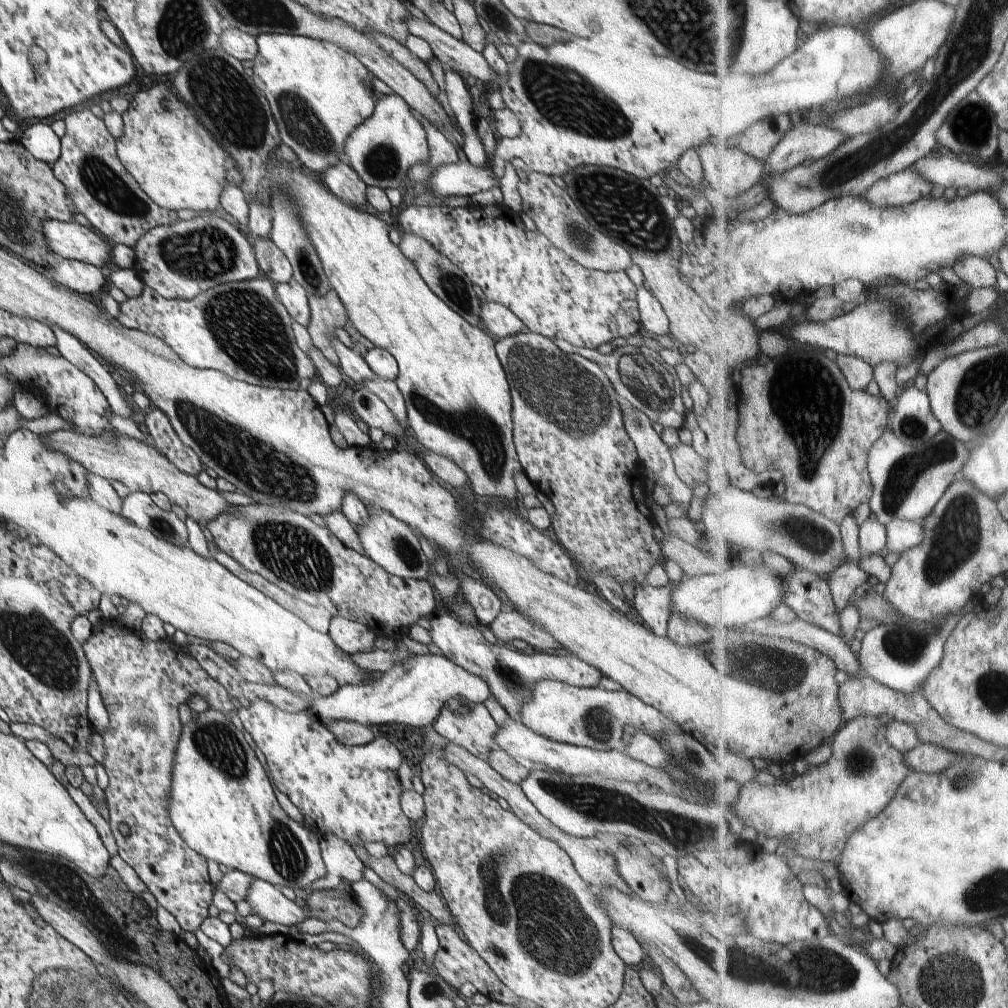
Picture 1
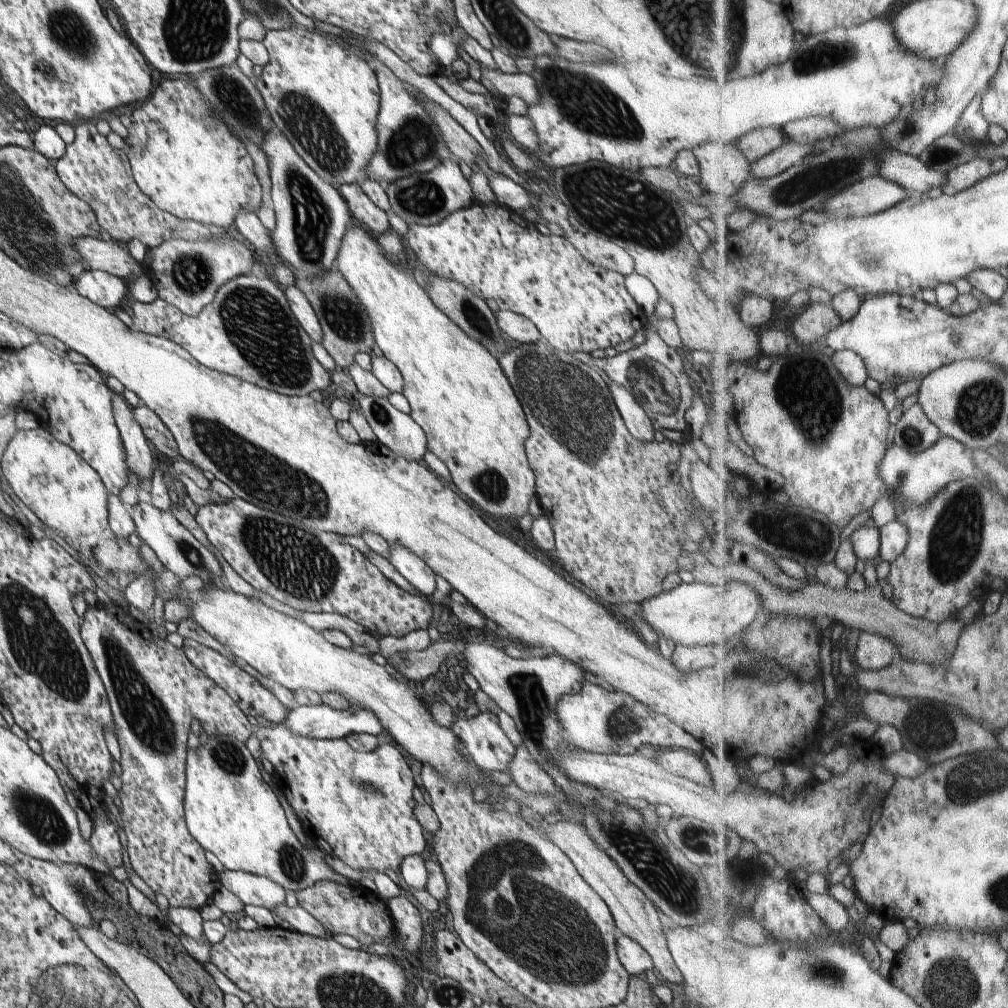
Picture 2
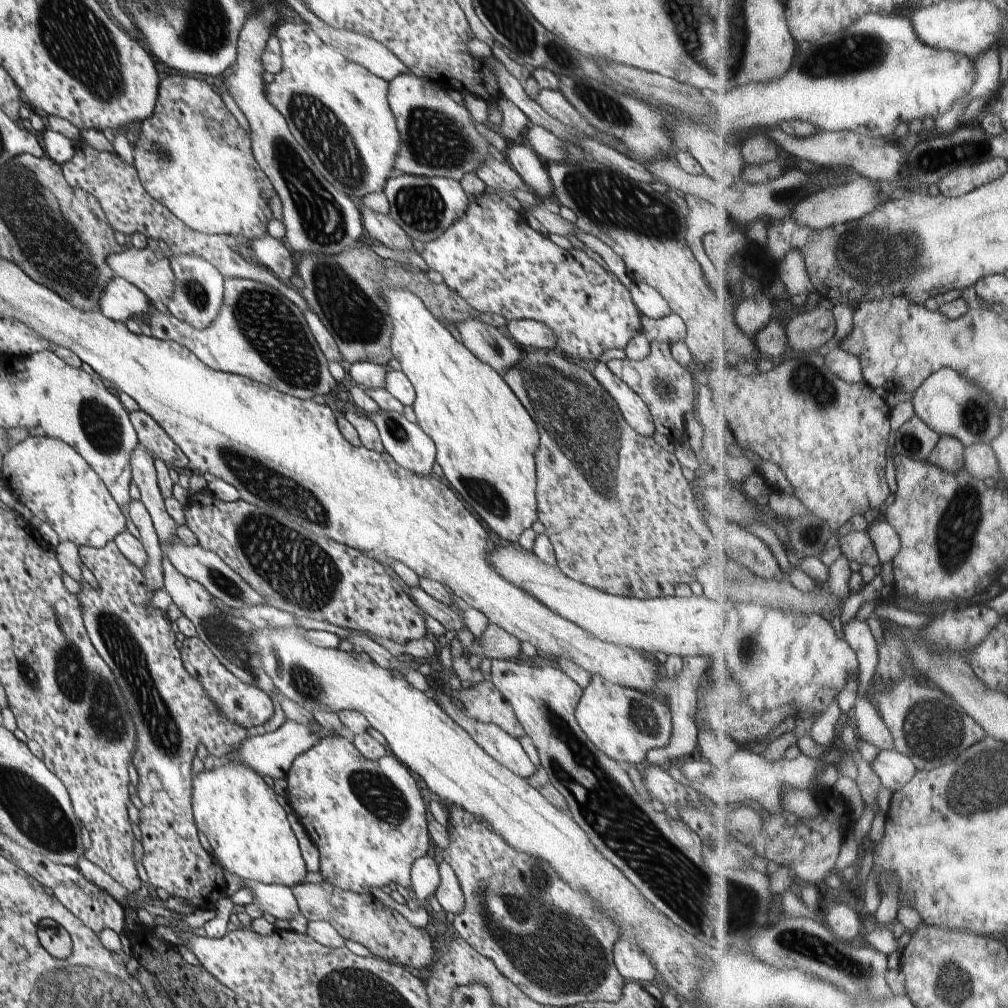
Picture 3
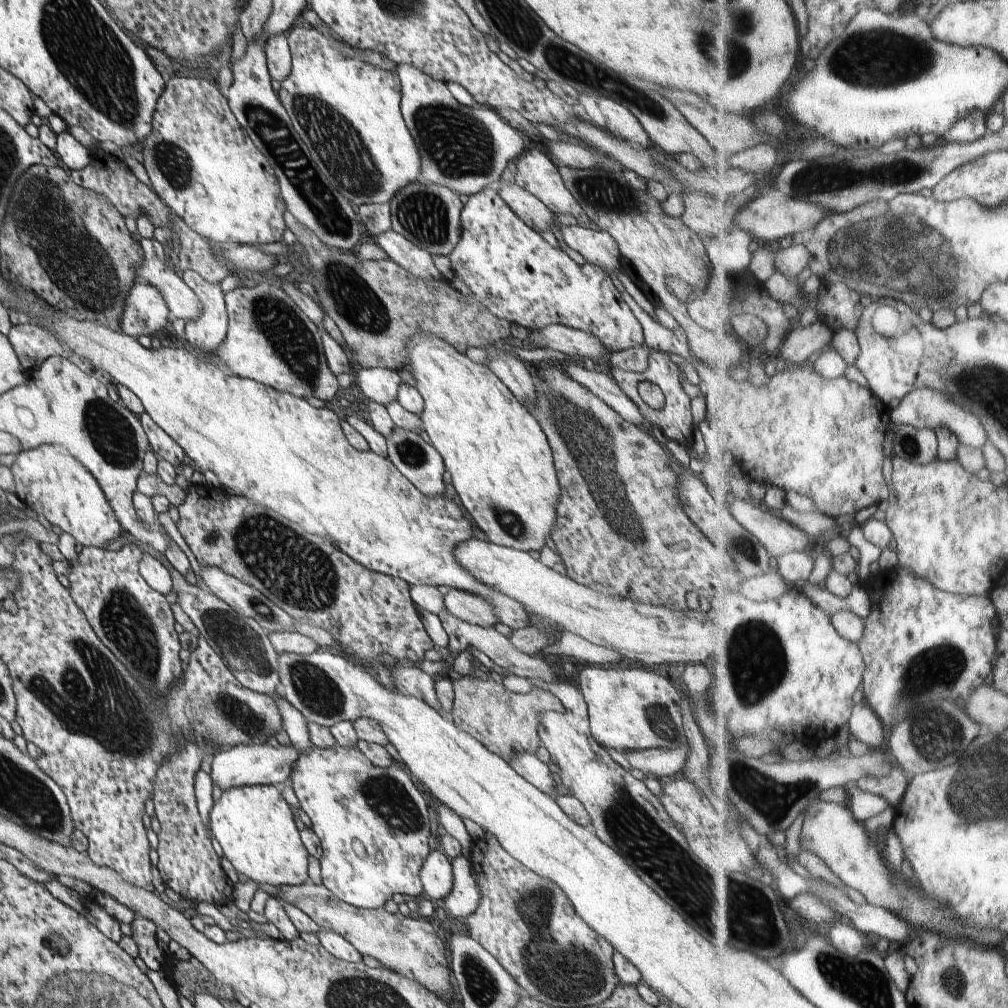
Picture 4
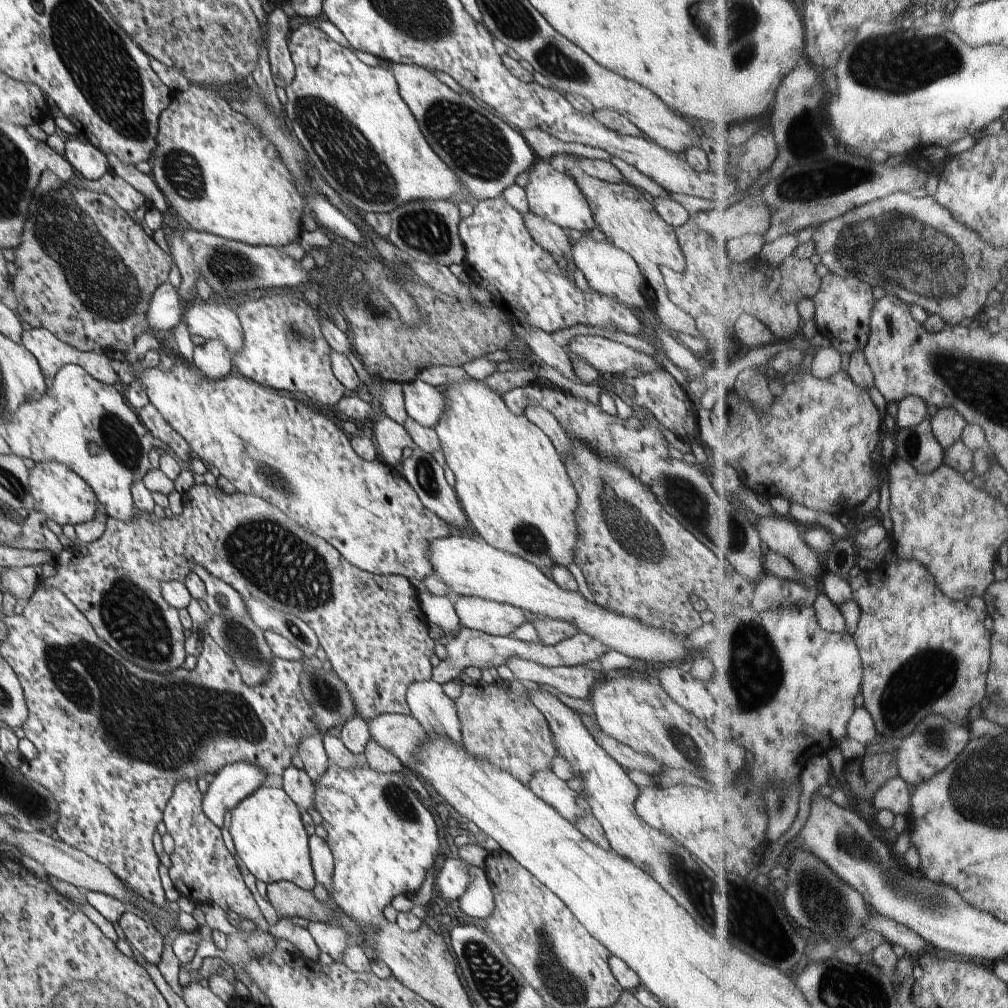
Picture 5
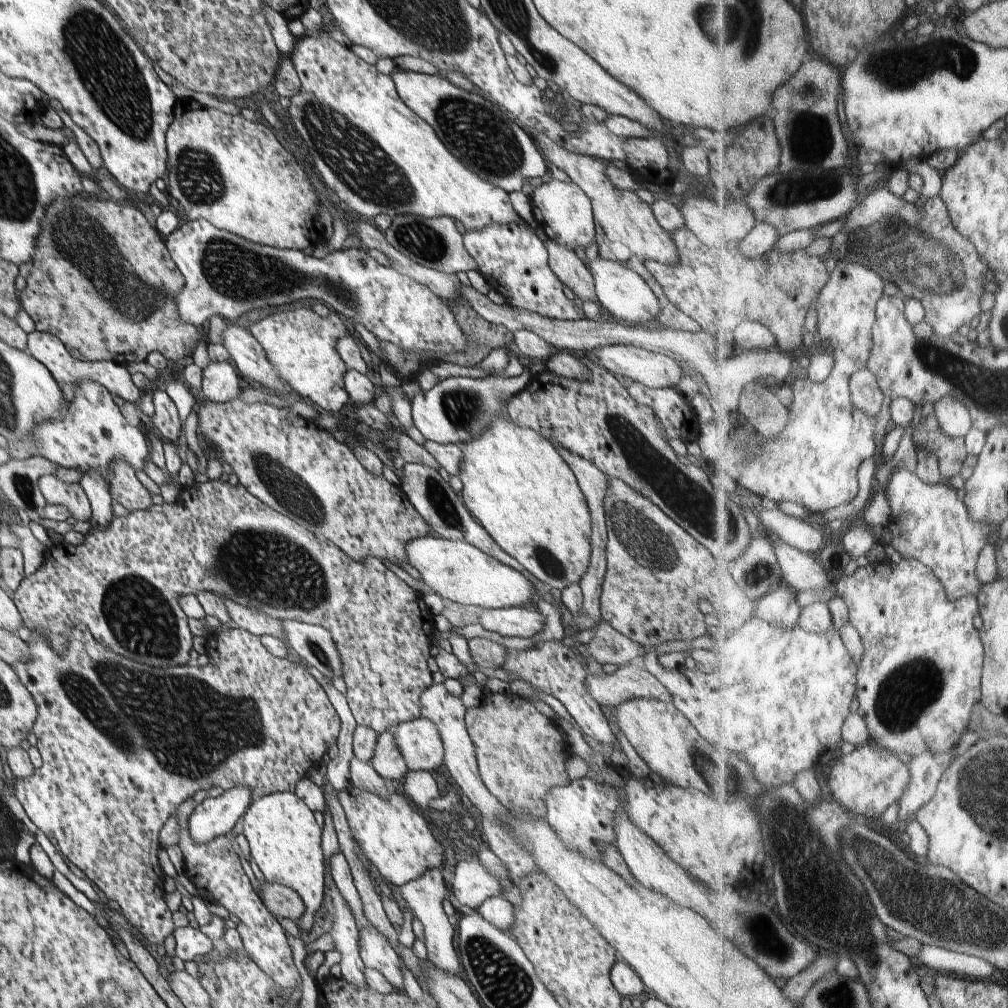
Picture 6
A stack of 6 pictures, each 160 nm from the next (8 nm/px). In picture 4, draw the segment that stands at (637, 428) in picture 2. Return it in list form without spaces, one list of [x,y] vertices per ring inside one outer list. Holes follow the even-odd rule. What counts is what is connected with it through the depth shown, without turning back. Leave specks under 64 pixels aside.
[[[570,363],[563,365],[562,368],[578,384],[585,386],[594,396],[597,396],[602,402],[605,402],[614,412],[617,412],[624,420],[640,426],[642,429],[651,430],[650,425],[641,415],[638,407],[632,402],[632,399],[616,384],[615,380],[604,374],[587,370],[584,366]]]

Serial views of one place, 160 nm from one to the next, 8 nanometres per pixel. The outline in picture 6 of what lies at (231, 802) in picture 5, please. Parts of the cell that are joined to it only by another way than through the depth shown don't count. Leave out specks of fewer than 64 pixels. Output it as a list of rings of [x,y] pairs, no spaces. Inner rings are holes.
[[[242,784],[231,787],[217,798],[209,797],[196,805],[188,819],[189,835],[198,844],[224,836],[238,826],[246,807],[251,805],[250,789]]]

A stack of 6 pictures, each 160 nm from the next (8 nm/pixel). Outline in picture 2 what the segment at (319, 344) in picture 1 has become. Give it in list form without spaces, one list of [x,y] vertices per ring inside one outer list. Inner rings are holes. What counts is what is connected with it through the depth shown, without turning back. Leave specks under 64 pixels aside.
[[[334,266],[332,270],[322,273],[321,277],[298,277],[295,285],[306,295],[320,321],[323,330],[321,345],[335,360],[337,367],[343,369],[355,363],[358,353],[373,354],[375,336],[366,309],[360,305],[350,284],[336,268]]]

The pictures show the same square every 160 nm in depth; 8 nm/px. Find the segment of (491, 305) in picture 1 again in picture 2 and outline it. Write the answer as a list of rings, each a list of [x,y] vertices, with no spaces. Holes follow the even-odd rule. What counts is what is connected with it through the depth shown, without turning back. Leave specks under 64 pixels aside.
[[[500,310],[496,318],[501,331],[512,344],[537,343],[542,338],[537,326],[518,313]]]

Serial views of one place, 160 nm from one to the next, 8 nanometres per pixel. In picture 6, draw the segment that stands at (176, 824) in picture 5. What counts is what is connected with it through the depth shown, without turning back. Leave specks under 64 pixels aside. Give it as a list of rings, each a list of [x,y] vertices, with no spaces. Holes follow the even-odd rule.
[[[186,799],[175,812],[180,826],[179,847],[185,862],[185,875],[198,888],[200,896],[214,903],[220,903],[230,914],[238,916],[236,930],[243,940],[245,951],[282,990],[292,991],[301,986],[300,972],[292,961],[292,950],[288,944],[286,931],[276,917],[266,908],[259,894],[252,889],[248,876],[240,865],[240,858],[234,851],[230,839],[216,837],[206,844],[198,844],[189,835],[188,819],[196,803]]]

